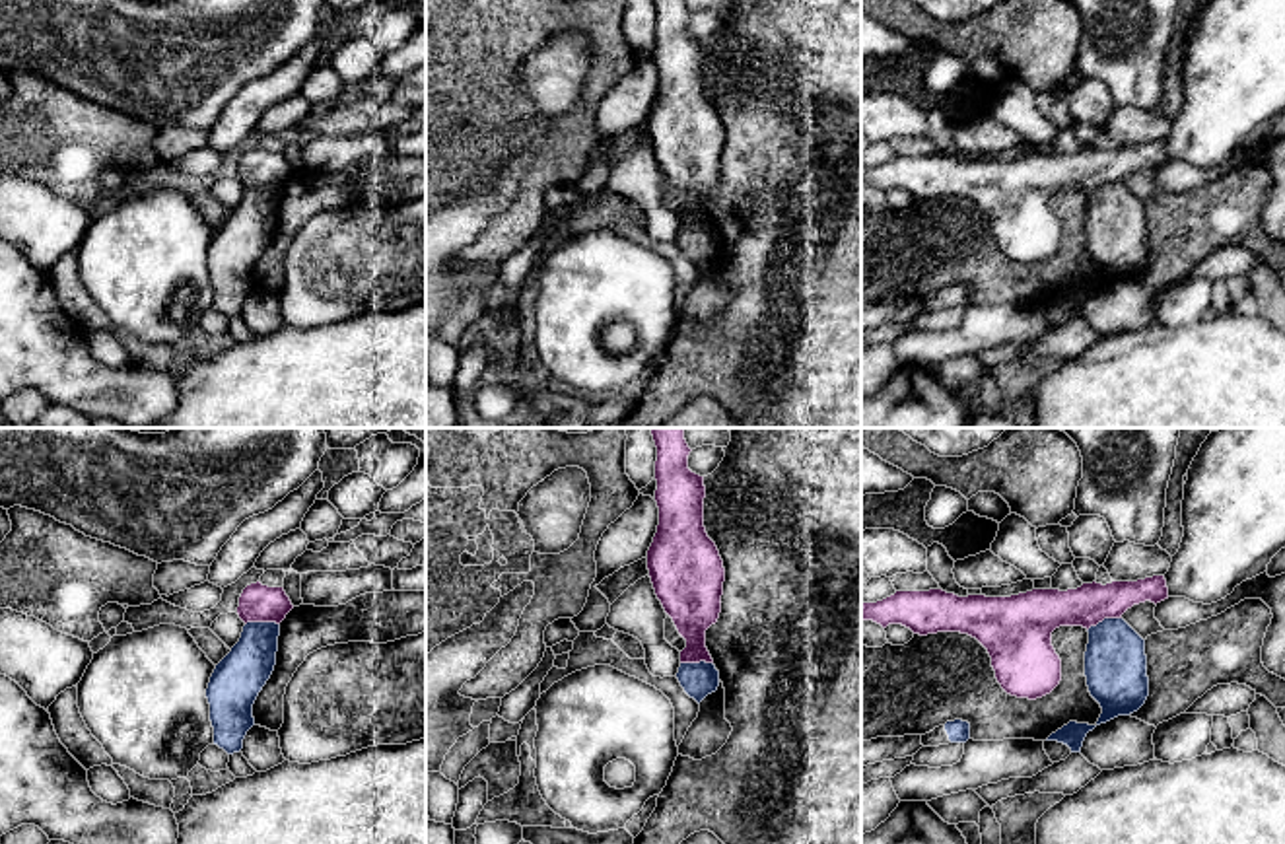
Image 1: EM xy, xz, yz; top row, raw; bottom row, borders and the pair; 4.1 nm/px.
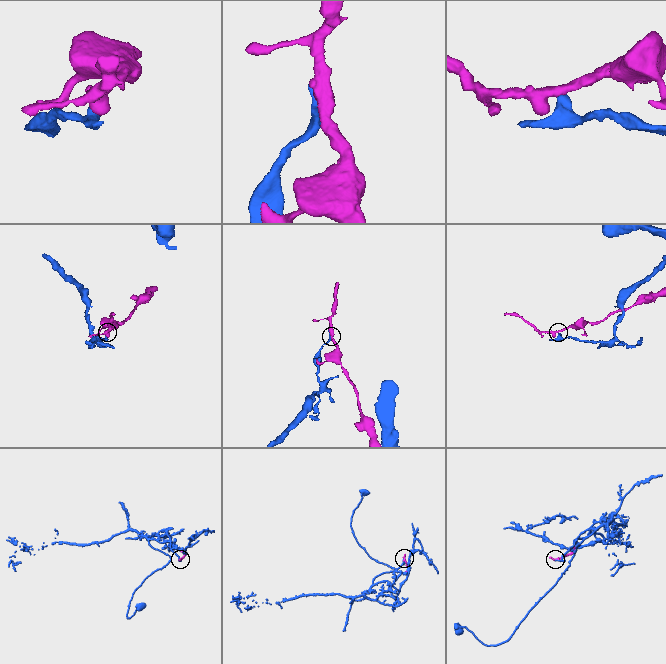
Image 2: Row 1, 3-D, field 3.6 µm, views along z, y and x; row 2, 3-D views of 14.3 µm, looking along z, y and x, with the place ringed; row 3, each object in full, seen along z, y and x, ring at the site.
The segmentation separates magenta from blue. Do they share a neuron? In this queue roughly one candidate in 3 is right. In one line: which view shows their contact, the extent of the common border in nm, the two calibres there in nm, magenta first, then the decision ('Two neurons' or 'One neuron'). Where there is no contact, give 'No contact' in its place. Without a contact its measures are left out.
Touches magenta in xy. Shared border 140 nm. Thickness 160 nm (magenta) against 200 nm. Two neurons

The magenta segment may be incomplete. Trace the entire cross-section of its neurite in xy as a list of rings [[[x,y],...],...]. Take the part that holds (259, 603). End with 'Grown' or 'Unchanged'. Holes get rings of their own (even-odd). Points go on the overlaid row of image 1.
[[[260,581],[251,583],[239,597],[237,615],[247,622],[276,622],[280,624],[294,609],[284,587],[268,587]]]. Unchanged

